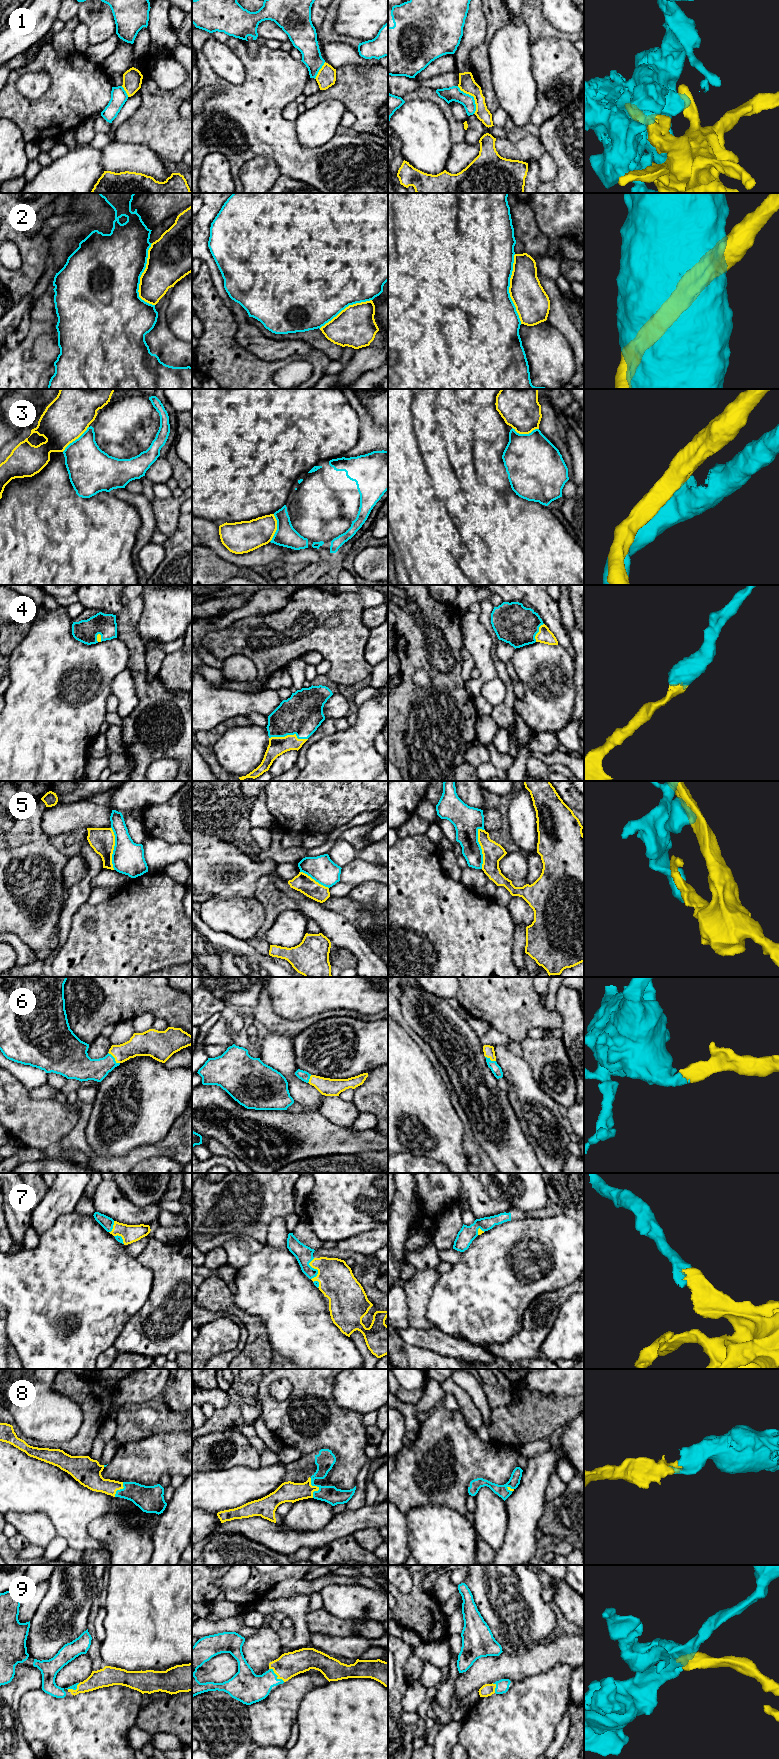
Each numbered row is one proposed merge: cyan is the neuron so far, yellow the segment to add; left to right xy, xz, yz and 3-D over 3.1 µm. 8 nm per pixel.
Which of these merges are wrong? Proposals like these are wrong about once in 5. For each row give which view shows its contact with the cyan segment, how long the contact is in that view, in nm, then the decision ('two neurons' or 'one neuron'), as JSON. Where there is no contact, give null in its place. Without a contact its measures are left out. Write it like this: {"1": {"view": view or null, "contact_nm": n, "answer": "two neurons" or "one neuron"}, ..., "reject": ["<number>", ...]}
{"1": {"view": "yz", "contact_nm": 260, "answer": "two neurons"}, "2": {"view": "yz", "contact_nm": 550, "answer": "two neurons"}, "3": {"view": "xy", "contact_nm": 300, "answer": "one neuron"}, "4": {"view": "xz", "contact_nm": 320, "answer": "one neuron"}, "5": {"view": "yz", "contact_nm": 320, "answer": "two neurons"}, "6": {"view": "xy", "contact_nm": 130, "answer": "one neuron"}, "7": {"view": "xz", "contact_nm": 180, "answer": "one neuron"}, "8": {"view": "xz", "contact_nm": 160, "answer": "one neuron"}, "9": {"view": "xz", "contact_nm": 170, "answer": "one neuron"}, "reject": ["1", "2", "5"]}

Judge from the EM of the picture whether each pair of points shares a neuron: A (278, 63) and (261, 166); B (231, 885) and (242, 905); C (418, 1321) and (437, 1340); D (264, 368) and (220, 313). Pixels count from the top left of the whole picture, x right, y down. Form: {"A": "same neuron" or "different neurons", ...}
{"A": "different neurons", "B": "different neurons", "C": "different neurons", "D": "same neuron"}

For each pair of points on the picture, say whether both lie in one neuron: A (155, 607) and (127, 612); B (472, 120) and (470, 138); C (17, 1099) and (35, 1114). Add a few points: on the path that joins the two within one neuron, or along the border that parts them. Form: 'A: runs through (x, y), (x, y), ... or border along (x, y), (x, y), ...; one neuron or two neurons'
A: border along (142, 595), (142, 611), (136, 625), (136, 633); two neurons
B: runs through (472, 124), (472, 134); one neuron
C: runs through (21, 1103), (31, 1113); one neuron

